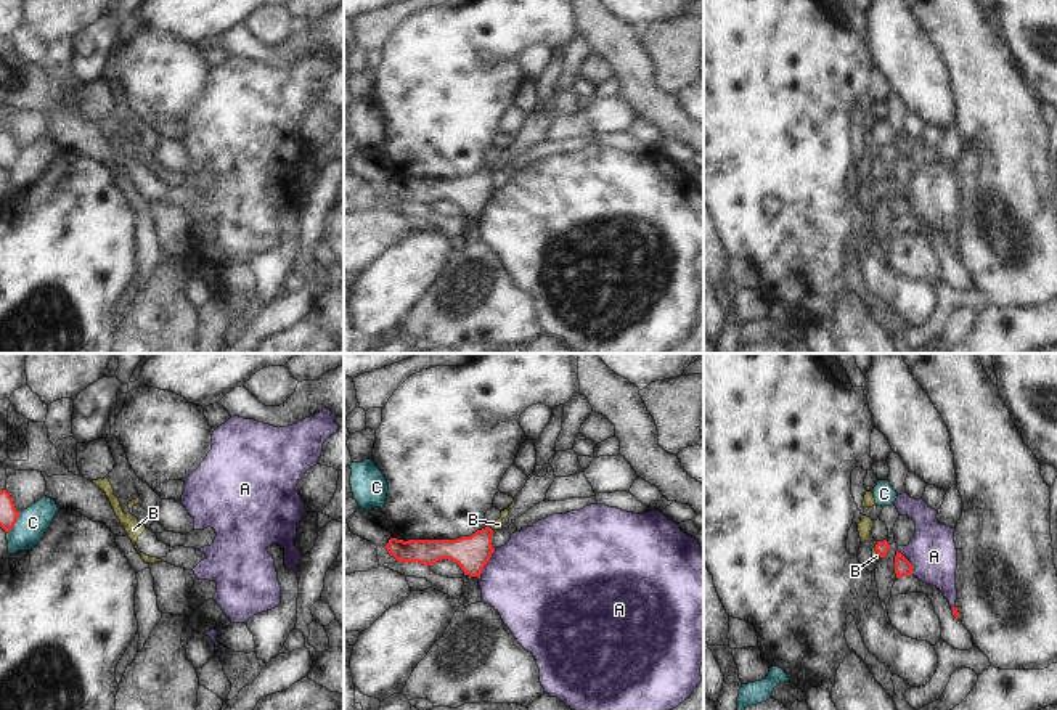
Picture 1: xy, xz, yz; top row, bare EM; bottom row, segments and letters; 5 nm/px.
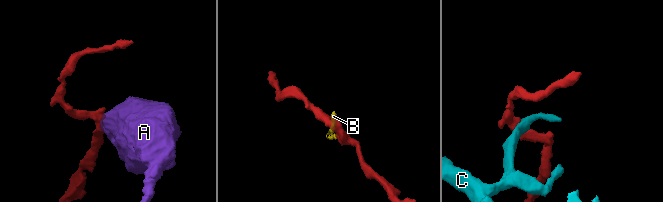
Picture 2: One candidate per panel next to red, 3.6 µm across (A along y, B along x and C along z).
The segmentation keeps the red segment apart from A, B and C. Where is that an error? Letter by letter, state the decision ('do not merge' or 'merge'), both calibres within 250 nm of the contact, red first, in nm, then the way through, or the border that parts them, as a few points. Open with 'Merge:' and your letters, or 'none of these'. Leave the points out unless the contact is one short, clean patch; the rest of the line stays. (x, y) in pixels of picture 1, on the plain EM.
Merge: B
A: do not merge | 180/460 nm | along xz (495, 190), (477, 217)
B: merge | 180/50 nm | across xz (471, 193), (490, 169), (498, 164)
C: do not merge | 90/150 nm | along xy (20, 153), (15, 166), (7, 174)

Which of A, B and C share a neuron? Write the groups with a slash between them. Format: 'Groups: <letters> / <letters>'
Groups: A / B / C.

